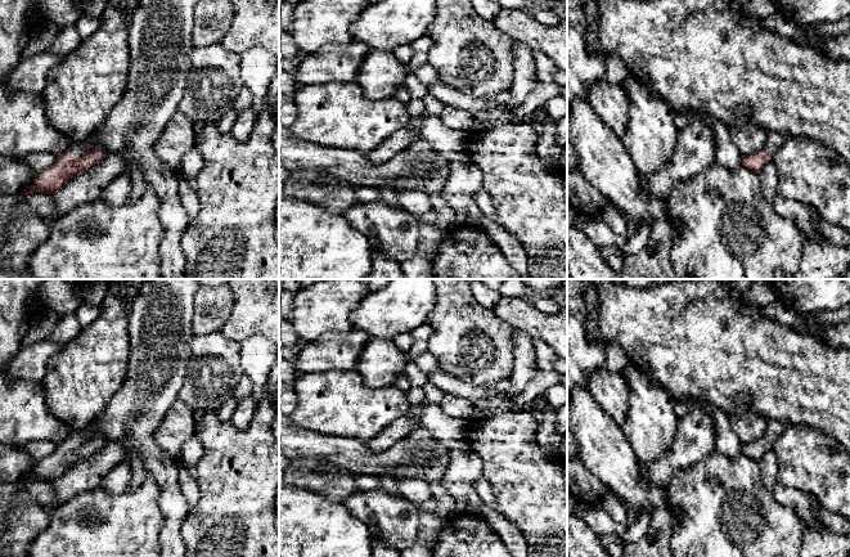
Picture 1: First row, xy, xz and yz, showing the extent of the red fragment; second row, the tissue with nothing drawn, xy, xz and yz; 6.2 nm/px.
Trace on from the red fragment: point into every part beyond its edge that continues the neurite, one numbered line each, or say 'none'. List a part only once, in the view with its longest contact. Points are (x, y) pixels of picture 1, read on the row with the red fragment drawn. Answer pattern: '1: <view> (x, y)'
1: xy (77, 148)

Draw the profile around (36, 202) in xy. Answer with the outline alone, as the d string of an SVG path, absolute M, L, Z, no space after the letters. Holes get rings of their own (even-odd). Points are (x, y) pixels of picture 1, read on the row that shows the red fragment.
M33 192L27 194L26 199L17 206L21 212L33 212L41 217L54 217L59 215L57 206L53 202L50 194L44 194L40 192Z

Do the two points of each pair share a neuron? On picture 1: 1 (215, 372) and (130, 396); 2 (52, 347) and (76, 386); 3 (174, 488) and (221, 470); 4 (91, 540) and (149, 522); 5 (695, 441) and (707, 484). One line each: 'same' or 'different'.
1: different
2: different
3: different
4: same
5: different

